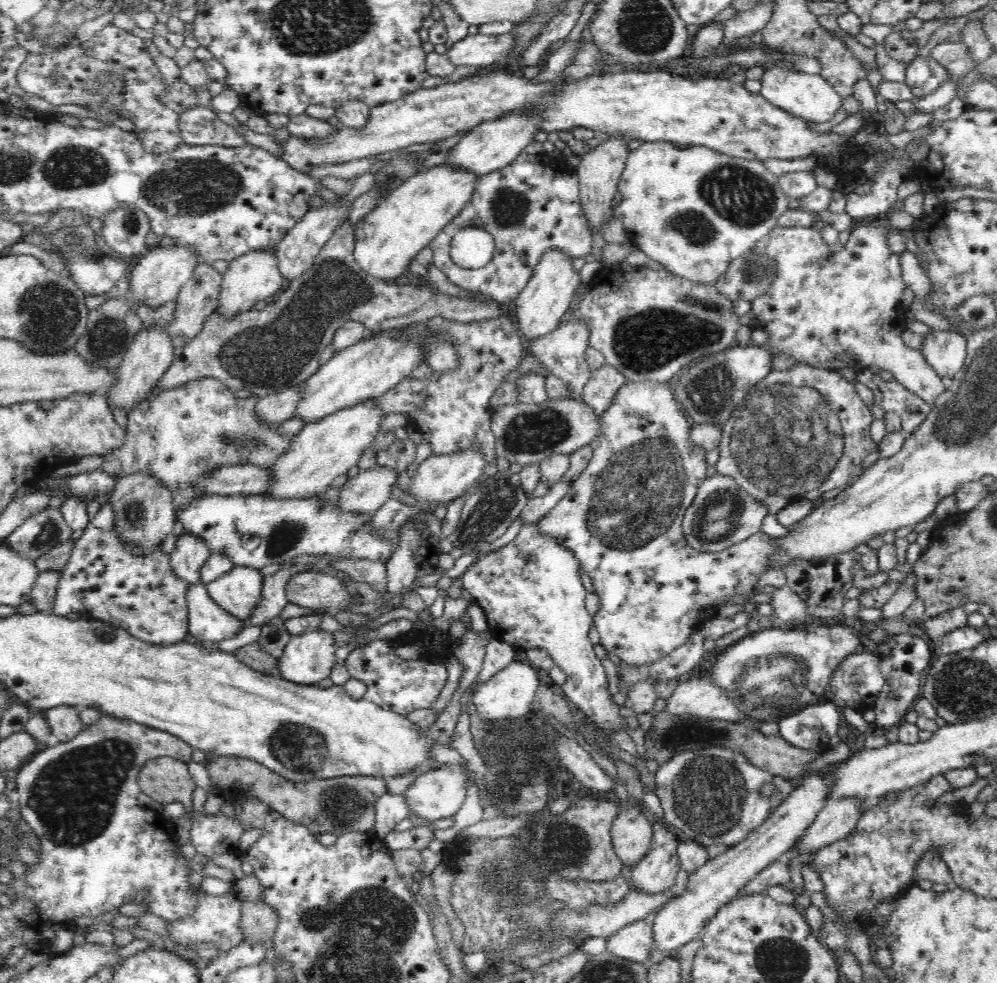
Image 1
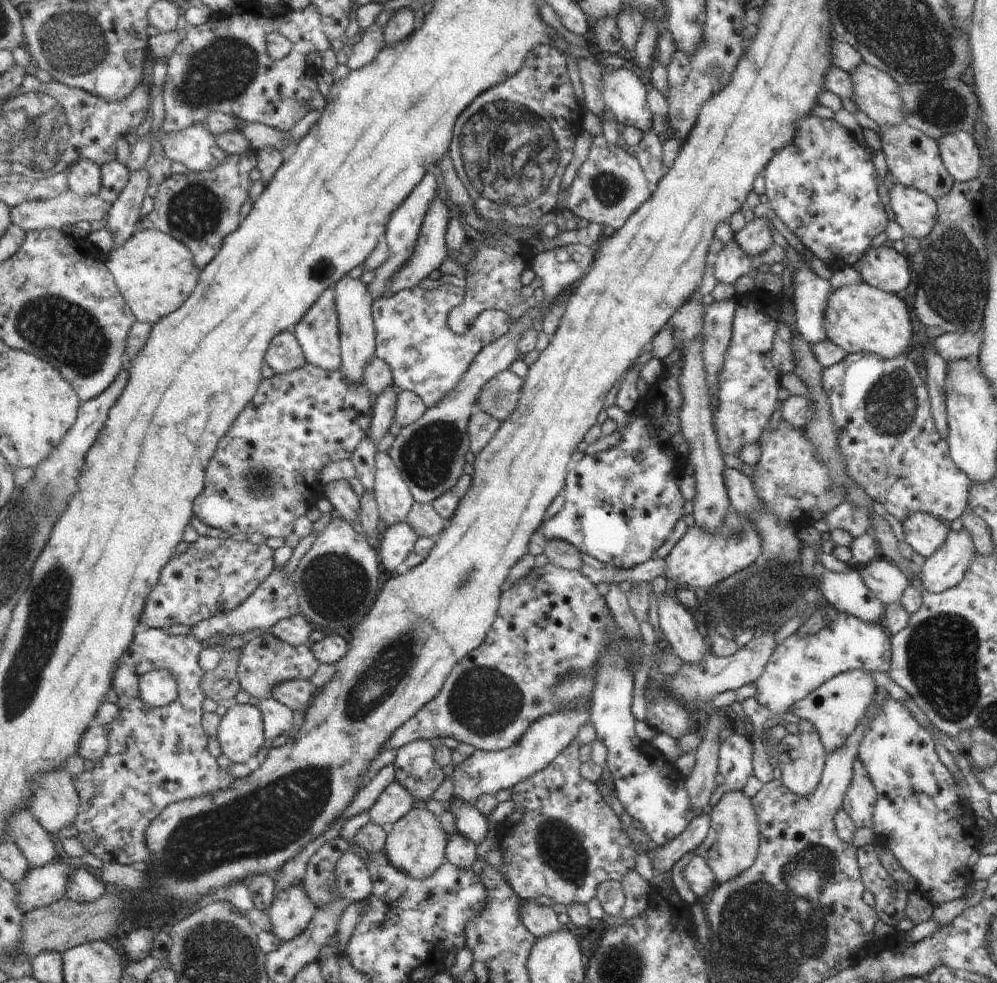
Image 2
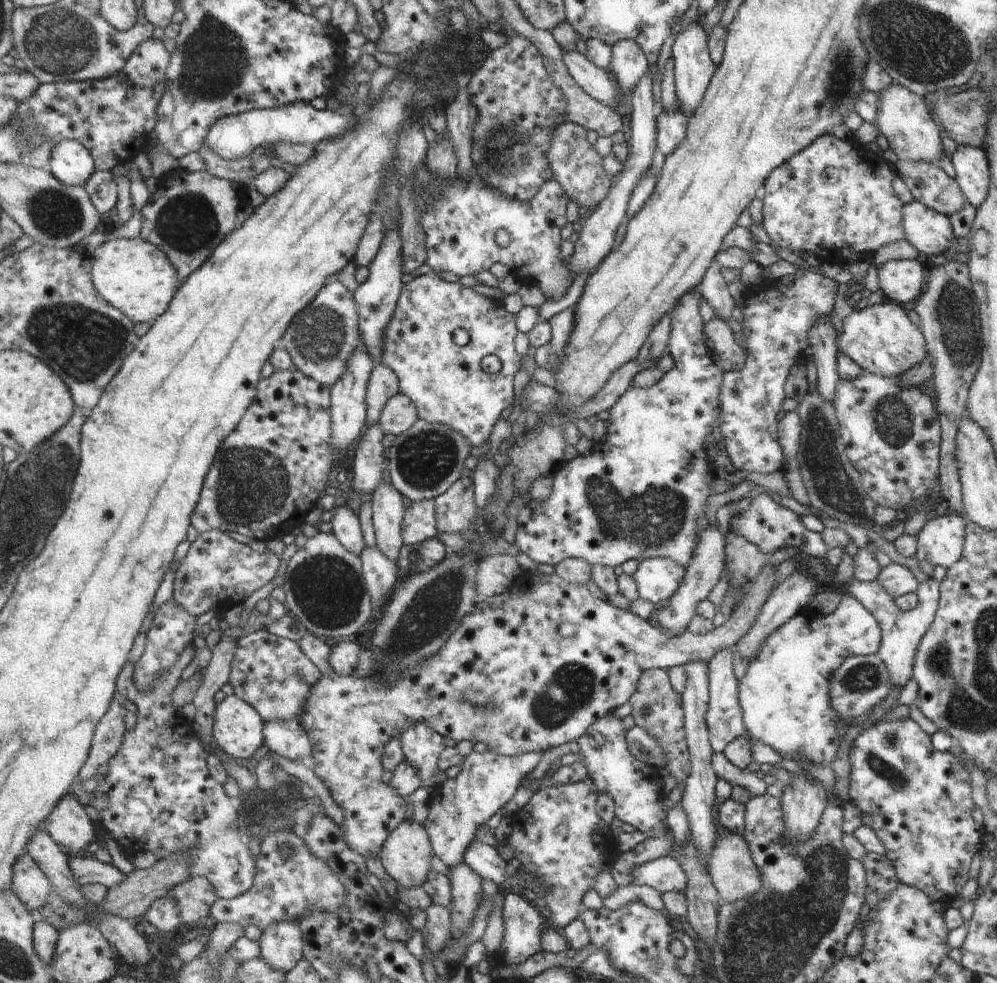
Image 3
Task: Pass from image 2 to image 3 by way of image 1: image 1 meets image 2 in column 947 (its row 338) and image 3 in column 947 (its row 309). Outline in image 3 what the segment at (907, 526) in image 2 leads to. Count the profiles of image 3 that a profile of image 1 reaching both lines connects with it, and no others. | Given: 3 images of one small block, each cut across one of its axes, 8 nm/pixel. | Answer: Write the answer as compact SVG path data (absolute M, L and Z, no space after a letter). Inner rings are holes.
M957 514L931 518L916 534L915 560L949 568L961 558L966 523Z

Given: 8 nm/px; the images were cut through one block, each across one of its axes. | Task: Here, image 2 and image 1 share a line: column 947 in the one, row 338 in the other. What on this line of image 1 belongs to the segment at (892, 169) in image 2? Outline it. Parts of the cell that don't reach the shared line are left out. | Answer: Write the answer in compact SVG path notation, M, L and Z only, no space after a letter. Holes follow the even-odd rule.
M200 263L194 276L182 286L176 299L176 319L168 325L176 349L200 332L206 317L219 308L222 282L222 273Z

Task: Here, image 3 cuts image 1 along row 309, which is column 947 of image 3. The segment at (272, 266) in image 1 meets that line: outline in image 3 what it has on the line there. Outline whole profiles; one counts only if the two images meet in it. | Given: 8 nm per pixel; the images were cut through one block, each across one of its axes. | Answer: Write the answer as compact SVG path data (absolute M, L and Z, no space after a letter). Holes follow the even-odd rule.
M915 200L902 204L901 228L905 242L909 242L922 257L943 254L953 241L948 218L924 208L921 202Z

